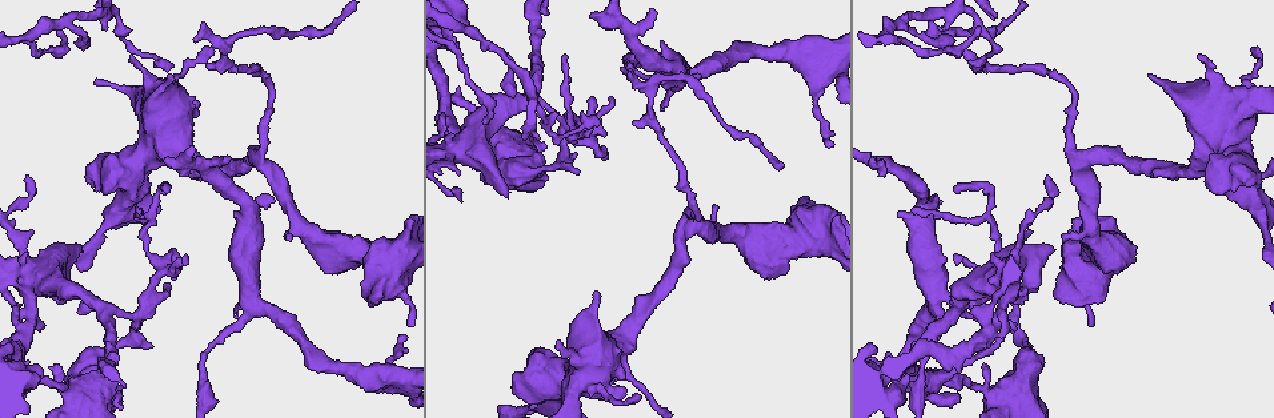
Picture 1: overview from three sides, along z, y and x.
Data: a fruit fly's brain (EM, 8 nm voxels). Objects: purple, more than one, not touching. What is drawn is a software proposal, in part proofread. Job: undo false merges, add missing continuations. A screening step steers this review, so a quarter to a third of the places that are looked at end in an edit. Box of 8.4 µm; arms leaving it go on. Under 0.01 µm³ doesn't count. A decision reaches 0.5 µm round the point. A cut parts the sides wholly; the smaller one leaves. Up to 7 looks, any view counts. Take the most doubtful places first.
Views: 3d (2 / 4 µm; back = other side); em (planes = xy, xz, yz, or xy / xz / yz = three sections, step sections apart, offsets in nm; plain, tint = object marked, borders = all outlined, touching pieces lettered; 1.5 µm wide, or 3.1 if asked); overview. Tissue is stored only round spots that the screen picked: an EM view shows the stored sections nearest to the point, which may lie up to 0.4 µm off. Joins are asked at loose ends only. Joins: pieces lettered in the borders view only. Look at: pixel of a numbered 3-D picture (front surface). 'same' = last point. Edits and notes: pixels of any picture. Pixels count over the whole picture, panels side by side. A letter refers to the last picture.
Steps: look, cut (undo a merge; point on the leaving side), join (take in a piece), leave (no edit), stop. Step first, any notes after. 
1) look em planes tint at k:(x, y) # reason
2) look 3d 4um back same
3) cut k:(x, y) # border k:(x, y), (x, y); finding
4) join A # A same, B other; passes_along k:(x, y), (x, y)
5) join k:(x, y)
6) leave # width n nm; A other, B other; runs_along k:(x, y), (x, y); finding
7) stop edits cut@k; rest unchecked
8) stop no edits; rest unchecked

look em planes tint at 1:(392, 287) # sharp bend

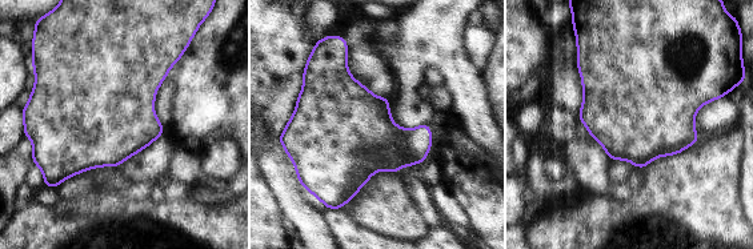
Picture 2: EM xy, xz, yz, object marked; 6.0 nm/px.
look em planes borders same # what lies round it

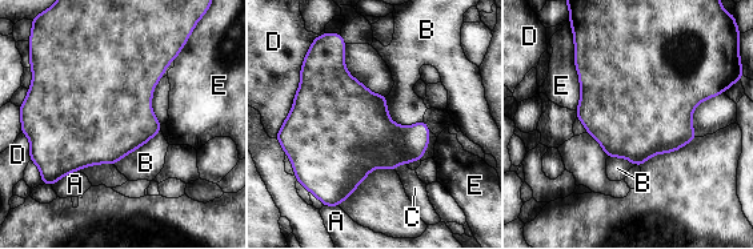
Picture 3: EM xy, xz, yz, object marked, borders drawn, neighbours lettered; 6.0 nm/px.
leave # A other, B other, C other, D other, E other; border 3:(385, 96), (395, 123), (423, 120); one neuron here

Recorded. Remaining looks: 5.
look em planes plain at 1:(954, 41) # branch stops here

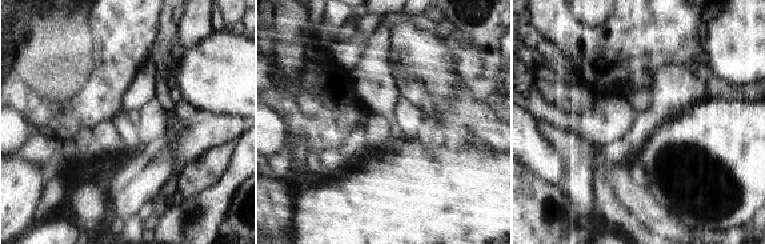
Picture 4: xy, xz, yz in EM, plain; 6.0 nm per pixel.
look em planes borders same

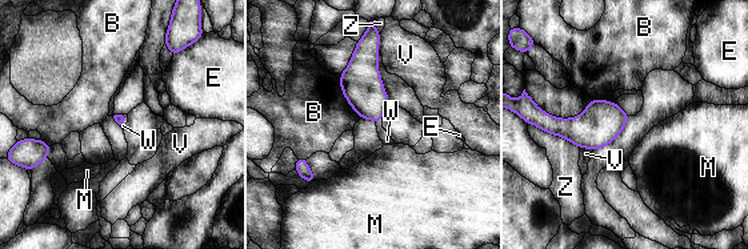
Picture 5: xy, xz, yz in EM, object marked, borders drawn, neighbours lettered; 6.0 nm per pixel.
join W # B other, E other, M other, V other, W same, Z other; passes_along 5:(362, 85), (378, 121), (387, 140); it goes on there

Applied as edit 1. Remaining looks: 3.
look em xz step 8 tint at 1:(226, 47) # sharp bend

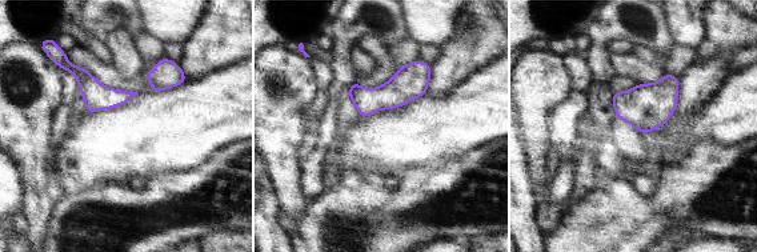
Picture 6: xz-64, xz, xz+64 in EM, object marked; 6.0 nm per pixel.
look em planes borders same

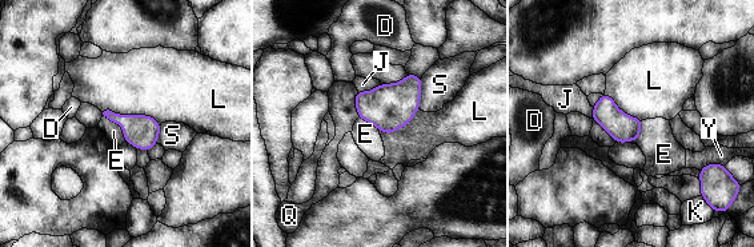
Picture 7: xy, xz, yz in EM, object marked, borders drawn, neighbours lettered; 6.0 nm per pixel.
leave # D other, E other, J other, K other, L other, Q other, S other, Y other; continuous, no second neuron

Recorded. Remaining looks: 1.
stop edits join@5; rest unchecked

